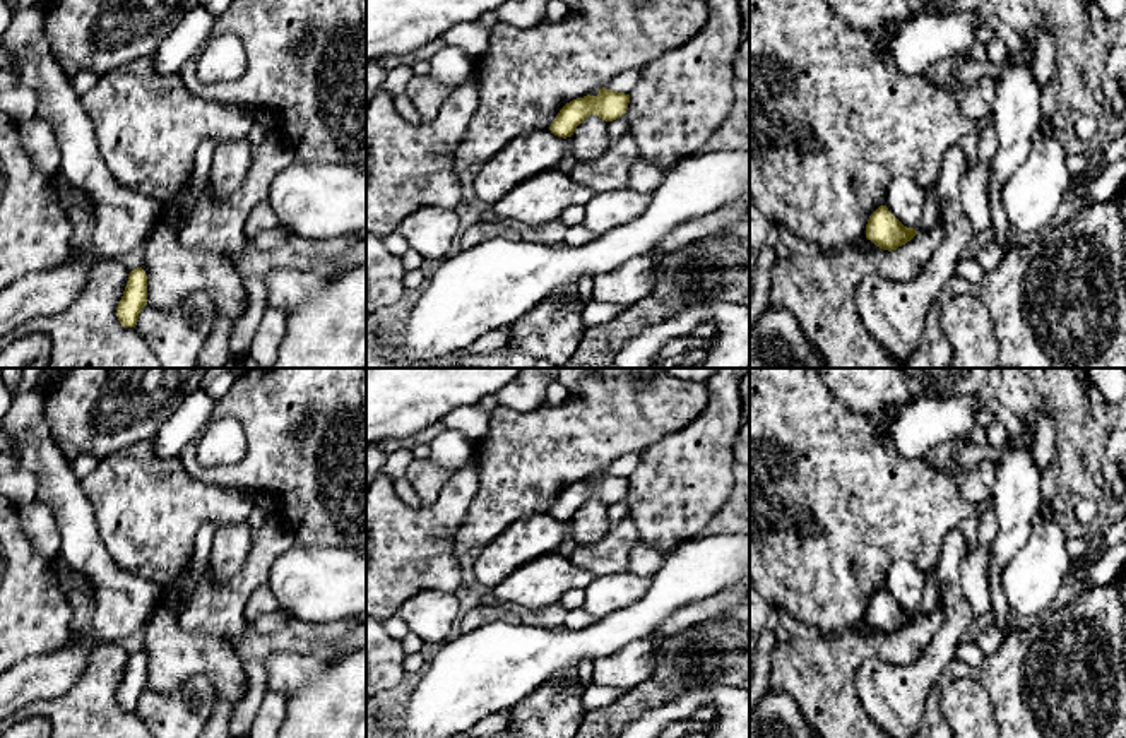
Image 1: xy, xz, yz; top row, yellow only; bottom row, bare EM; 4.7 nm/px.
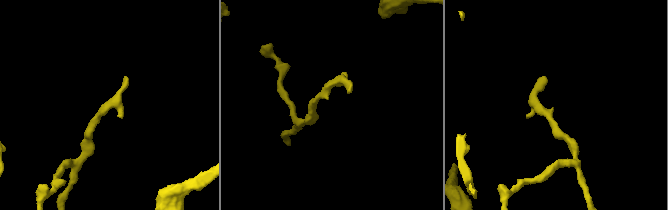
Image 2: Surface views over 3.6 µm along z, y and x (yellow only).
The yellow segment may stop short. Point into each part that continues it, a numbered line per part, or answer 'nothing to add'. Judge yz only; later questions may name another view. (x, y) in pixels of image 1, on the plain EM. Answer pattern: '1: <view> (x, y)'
1: yz (930, 603)

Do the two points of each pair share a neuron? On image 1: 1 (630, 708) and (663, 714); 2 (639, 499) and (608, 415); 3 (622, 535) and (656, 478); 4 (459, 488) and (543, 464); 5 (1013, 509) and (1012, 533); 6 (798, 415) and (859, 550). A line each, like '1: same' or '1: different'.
1: different
2: different
3: different
4: different
5: same
6: same

